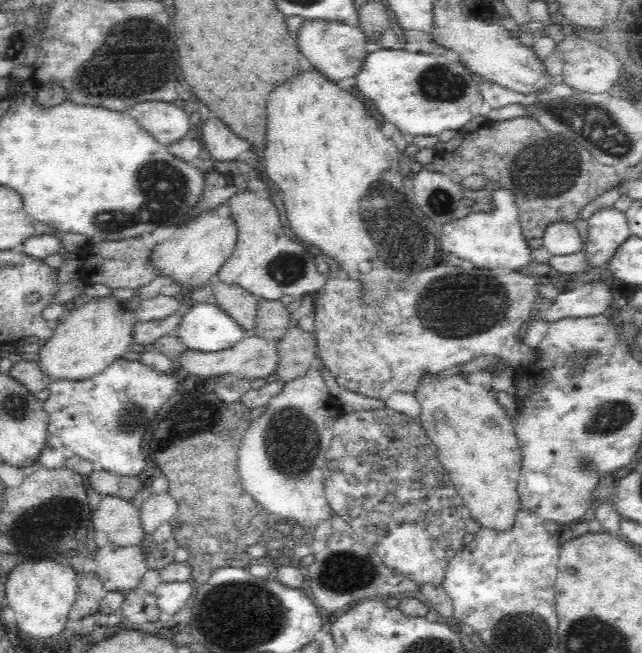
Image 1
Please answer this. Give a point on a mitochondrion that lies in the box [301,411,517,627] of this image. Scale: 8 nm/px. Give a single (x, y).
(341, 572)

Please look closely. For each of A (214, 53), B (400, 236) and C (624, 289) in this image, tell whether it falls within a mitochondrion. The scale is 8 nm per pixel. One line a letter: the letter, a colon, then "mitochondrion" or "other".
A: other
B: mitochondrion
C: other

